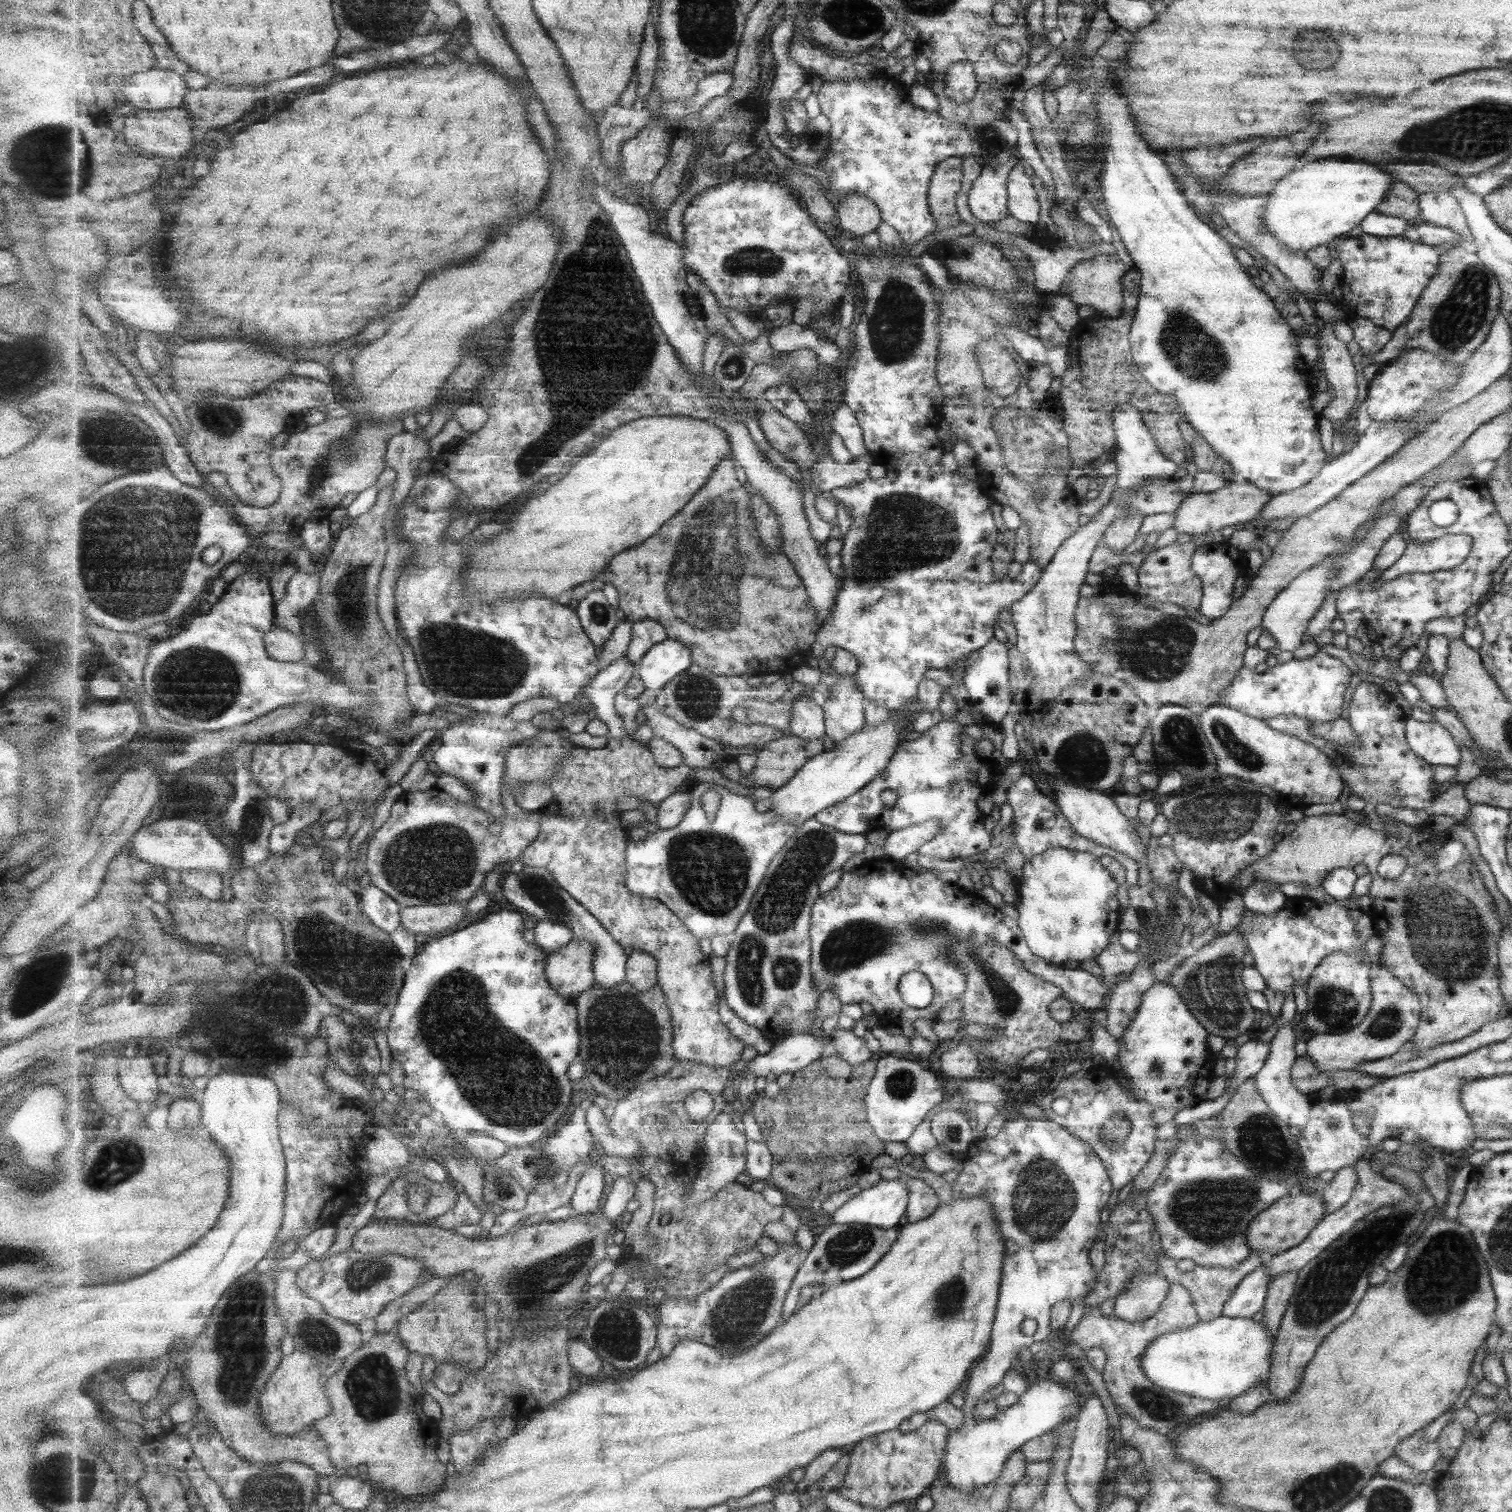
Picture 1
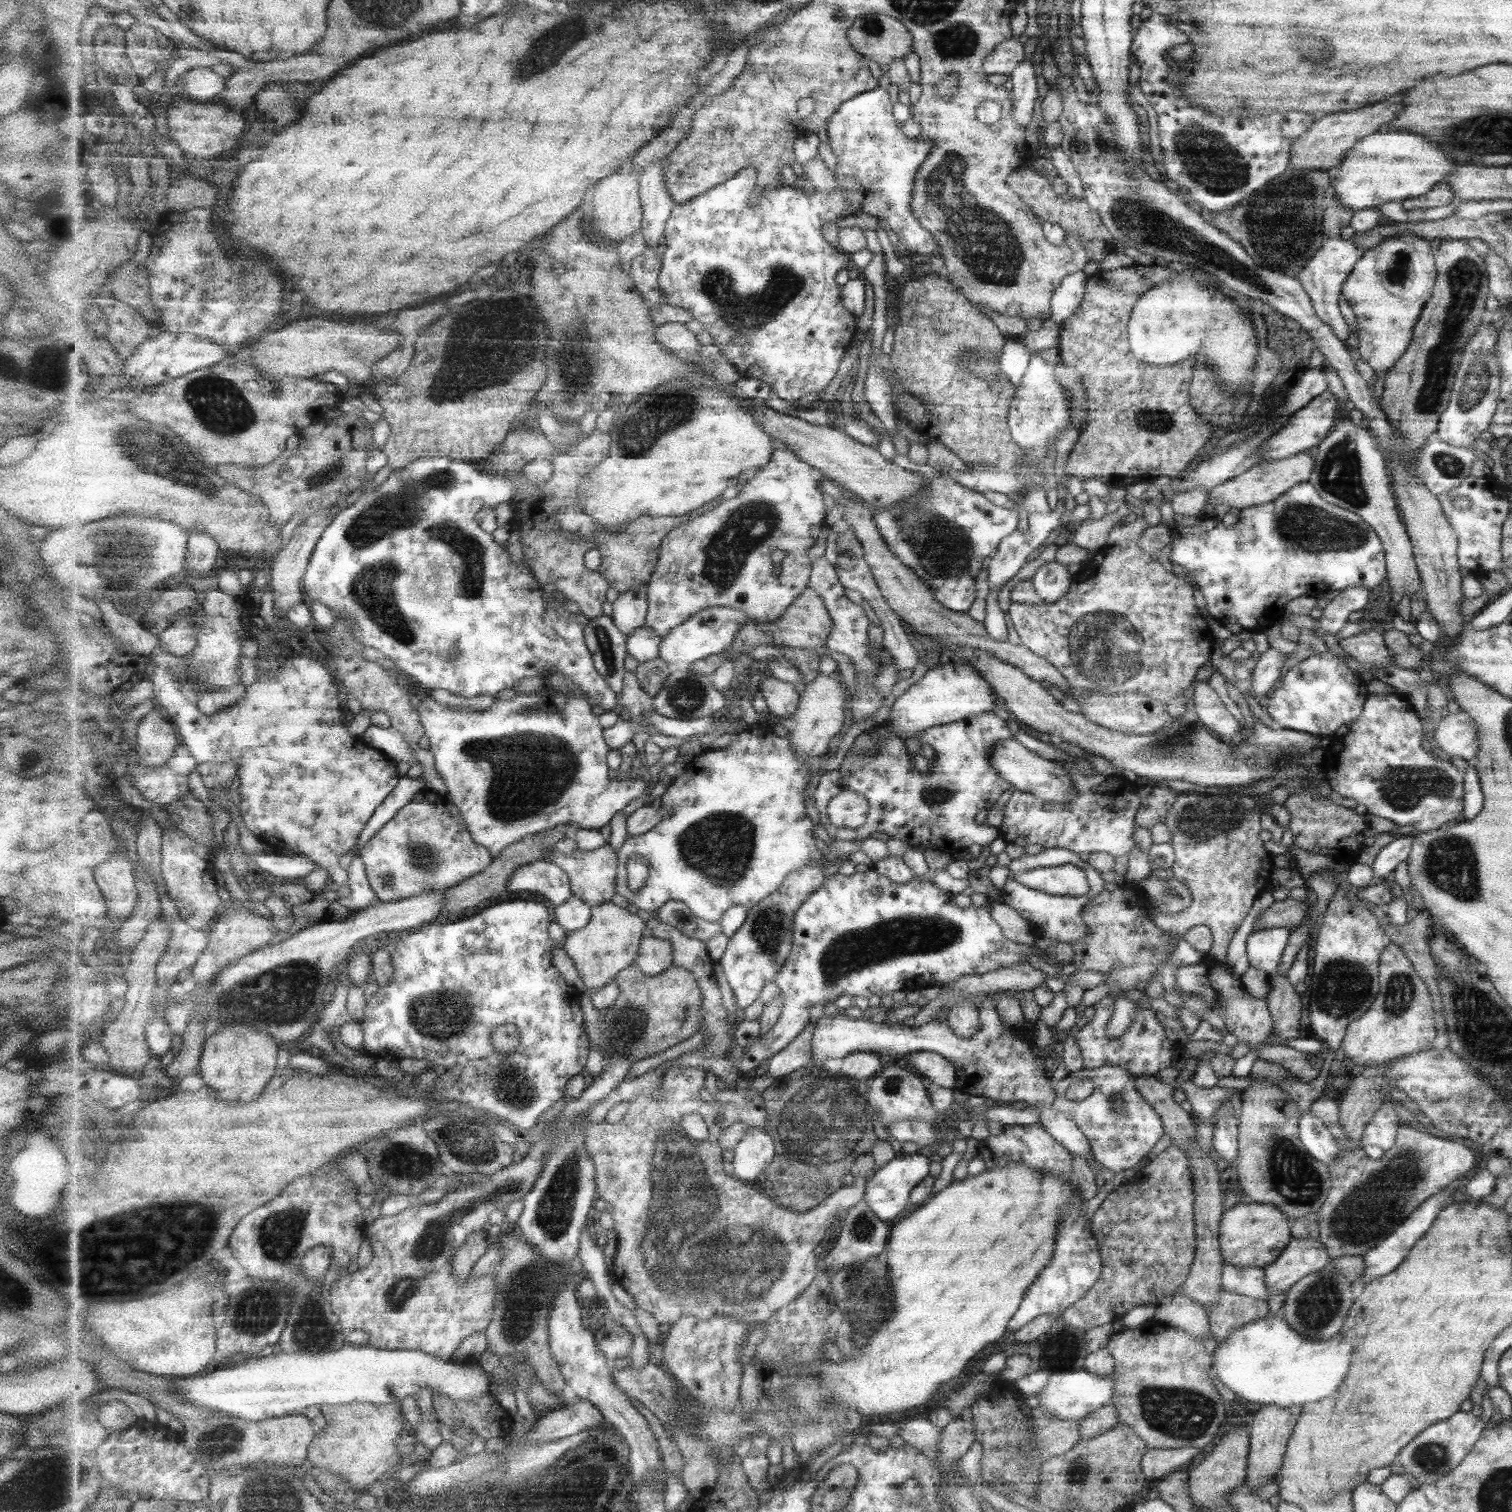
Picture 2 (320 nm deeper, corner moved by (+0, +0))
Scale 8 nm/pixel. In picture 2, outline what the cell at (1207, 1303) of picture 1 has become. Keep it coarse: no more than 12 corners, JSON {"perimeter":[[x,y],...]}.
{"perimeter":[[1222,1290],[1206,1311],[1217,1343],[1270,1314],[1266,1300]]}

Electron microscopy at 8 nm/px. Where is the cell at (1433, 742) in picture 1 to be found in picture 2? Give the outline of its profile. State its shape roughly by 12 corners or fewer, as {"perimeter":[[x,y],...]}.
{"perimeter":[[1459,711],[1435,722],[1441,752],[1465,760],[1477,751],[1475,724]]}

